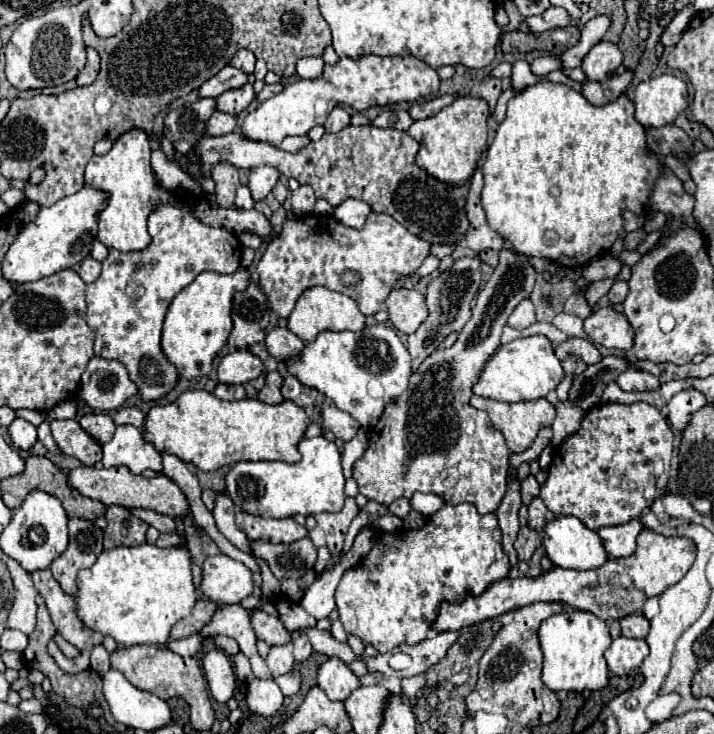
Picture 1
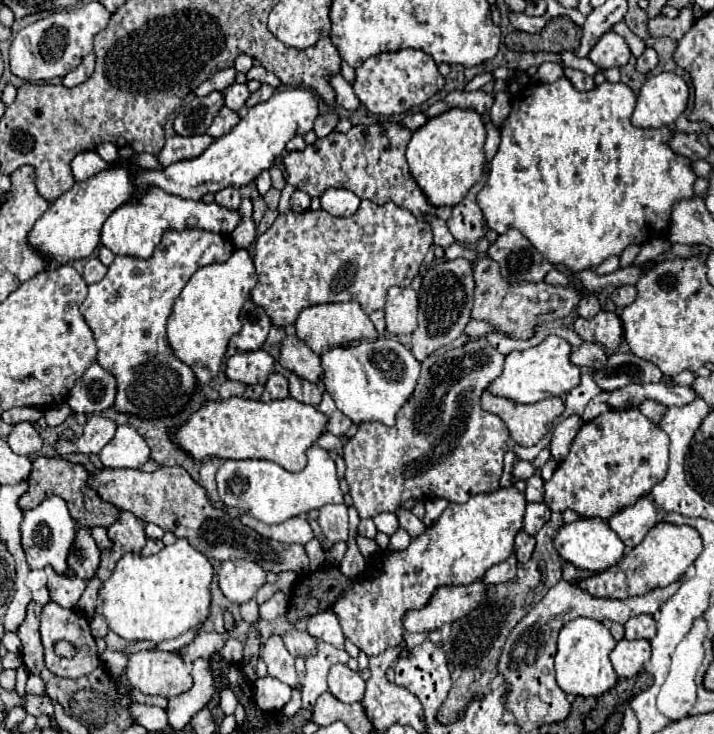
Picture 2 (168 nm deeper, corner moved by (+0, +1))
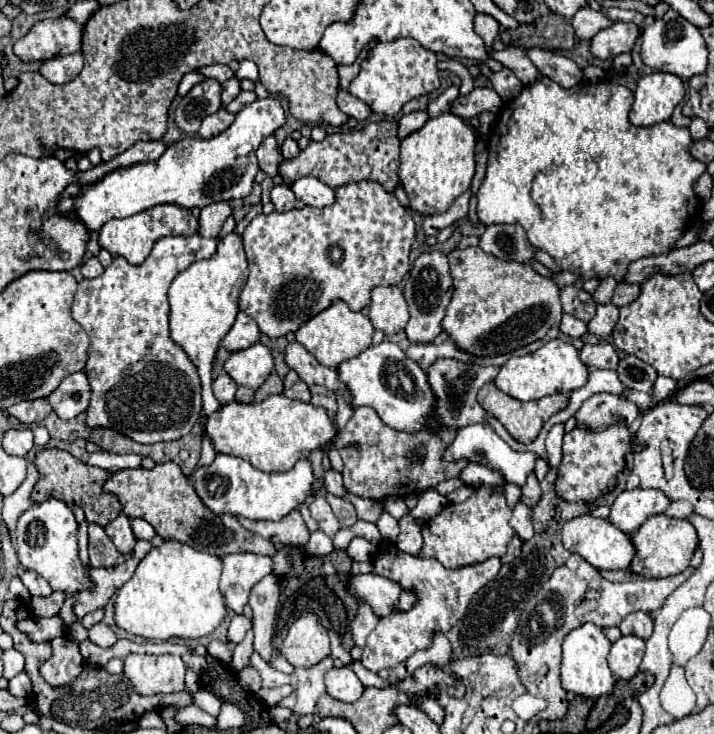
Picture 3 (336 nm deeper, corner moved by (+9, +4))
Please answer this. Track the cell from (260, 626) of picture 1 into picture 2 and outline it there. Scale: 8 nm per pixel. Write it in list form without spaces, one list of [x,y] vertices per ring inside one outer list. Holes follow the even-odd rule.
[[[290,629],[282,635],[284,639],[284,645],[286,649],[296,657],[296,655],[302,655],[302,657],[308,657],[310,653],[314,653],[314,645],[316,645],[316,639],[310,635],[310,633],[304,633],[304,631],[298,631],[298,629]]]

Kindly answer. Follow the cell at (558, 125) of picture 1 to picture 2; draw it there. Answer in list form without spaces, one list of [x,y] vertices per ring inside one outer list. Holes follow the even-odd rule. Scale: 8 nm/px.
[[[562,77],[554,83],[528,83],[528,87],[524,87],[512,99],[512,111],[502,125],[502,141],[500,141],[498,153],[490,161],[490,177],[488,177],[486,185],[482,187],[482,191],[478,193],[478,205],[484,213],[486,225],[492,231],[496,231],[498,235],[506,233],[510,227],[518,229],[534,245],[534,249],[538,249],[538,253],[544,259],[548,259],[552,265],[566,265],[576,273],[582,269],[598,267],[606,257],[620,255],[630,244],[642,245],[646,243],[650,238],[650,229],[653,231],[653,236],[658,236],[658,231],[664,231],[670,223],[670,211],[672,211],[674,201],[694,195],[692,185],[696,181],[696,175],[690,169],[690,161],[686,157],[676,155],[668,147],[668,139],[672,135],[672,131],[668,127],[640,129],[640,127],[634,127],[630,123],[630,115],[634,111],[634,105],[636,105],[636,95],[624,83],[608,83],[606,81],[592,91],[574,89],[574,85],[566,77]]]

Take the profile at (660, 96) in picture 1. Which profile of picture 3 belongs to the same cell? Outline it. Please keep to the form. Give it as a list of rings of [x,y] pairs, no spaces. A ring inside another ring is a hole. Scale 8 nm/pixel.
[[[653,72],[637,82],[629,122],[635,126],[653,126],[659,122],[667,122],[683,96],[685,88],[679,76]]]

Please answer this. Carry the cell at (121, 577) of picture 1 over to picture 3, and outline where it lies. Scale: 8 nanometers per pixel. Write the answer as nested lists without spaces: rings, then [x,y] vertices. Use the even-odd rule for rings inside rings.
[[[165,540],[159,548],[147,552],[135,576],[119,588],[115,598],[117,626],[147,640],[209,636],[227,614],[225,596],[219,590],[221,570],[223,560],[219,556],[193,550],[177,540]]]

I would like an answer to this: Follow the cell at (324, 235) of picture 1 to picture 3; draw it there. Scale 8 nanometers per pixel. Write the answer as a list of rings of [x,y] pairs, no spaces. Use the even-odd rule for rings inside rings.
[[[361,180],[361,182],[353,182],[353,184],[345,184],[345,186],[335,188],[335,202],[331,206],[321,208],[321,210],[313,208],[313,206],[305,206],[301,210],[271,212],[269,216],[259,214],[259,216],[255,216],[251,220],[251,224],[245,228],[241,238],[243,238],[247,260],[249,260],[249,278],[247,278],[247,284],[243,286],[241,296],[239,296],[239,310],[245,312],[247,316],[251,316],[257,322],[261,334],[265,334],[269,338],[281,338],[281,336],[285,336],[289,332],[297,332],[307,320],[311,320],[313,316],[317,316],[321,310],[329,308],[337,300],[347,302],[349,308],[357,312],[357,310],[363,310],[369,304],[371,290],[375,286],[395,286],[395,284],[399,284],[403,280],[403,276],[409,272],[409,250],[411,250],[411,244],[415,240],[415,222],[413,222],[409,210],[399,204],[399,200],[395,198],[393,192],[387,192],[379,182]]]

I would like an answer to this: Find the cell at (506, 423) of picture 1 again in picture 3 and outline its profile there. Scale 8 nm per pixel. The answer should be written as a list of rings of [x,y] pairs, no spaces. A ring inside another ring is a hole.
[[[487,384],[487,386],[483,386],[483,388],[479,390],[479,404],[481,404],[491,416],[495,416],[495,418],[509,430],[509,434],[511,434],[515,440],[519,440],[519,442],[523,442],[523,444],[531,444],[531,442],[537,438],[537,434],[541,432],[543,424],[545,424],[555,412],[563,410],[563,408],[569,404],[569,400],[567,400],[565,394],[553,394],[553,396],[545,396],[545,398],[541,398],[541,400],[521,402],[521,400],[515,400],[515,398],[511,398],[509,394],[501,392],[495,384]]]

